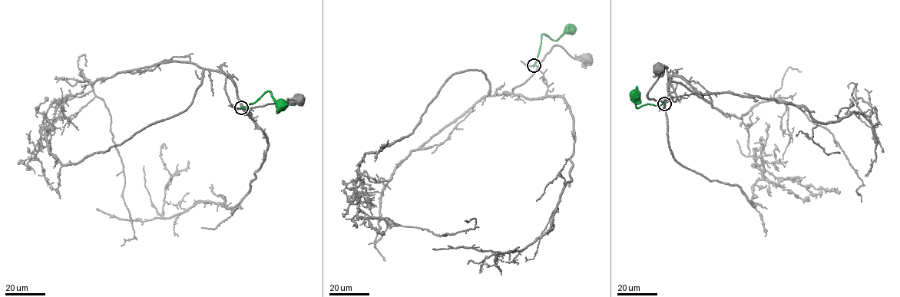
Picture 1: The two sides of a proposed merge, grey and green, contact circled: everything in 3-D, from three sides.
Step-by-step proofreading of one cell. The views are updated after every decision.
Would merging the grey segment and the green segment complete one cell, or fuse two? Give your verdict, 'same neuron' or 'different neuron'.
different neuron

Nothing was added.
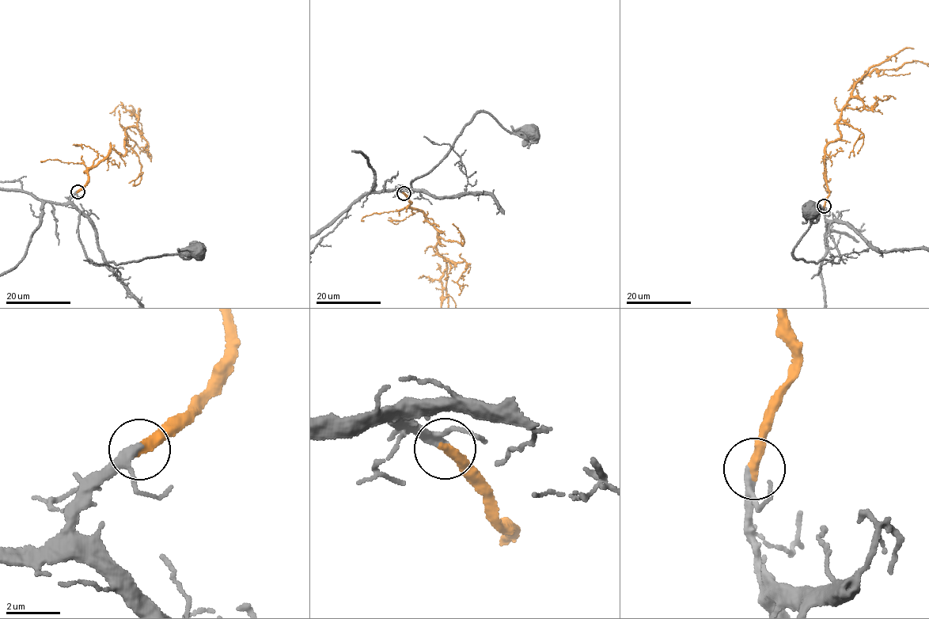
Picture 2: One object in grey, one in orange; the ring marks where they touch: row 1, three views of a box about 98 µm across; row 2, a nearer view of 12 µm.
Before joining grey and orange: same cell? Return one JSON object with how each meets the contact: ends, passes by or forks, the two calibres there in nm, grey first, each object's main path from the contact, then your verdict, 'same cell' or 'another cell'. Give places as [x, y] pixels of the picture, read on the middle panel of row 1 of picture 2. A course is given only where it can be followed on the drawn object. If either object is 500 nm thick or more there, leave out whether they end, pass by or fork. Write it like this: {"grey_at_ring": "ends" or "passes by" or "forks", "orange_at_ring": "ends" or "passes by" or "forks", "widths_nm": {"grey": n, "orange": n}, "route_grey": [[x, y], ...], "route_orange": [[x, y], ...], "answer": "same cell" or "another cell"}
{"grey_at_ring": "passes by", "orange_at_ring": "ends", "widths_nm": {"grey": 240, "orange": 360}, "route_grey": [[403, 193], [399, 189], [411, 187], [413, 180], [435, 166], [478, 112], [491, 113], [512, 133], [532, 130]], "route_orange": [[403, 193], [408, 207], [420, 210], [441, 231], [436, 247], [447, 260], [441, 279]], "answer": "same cell"}

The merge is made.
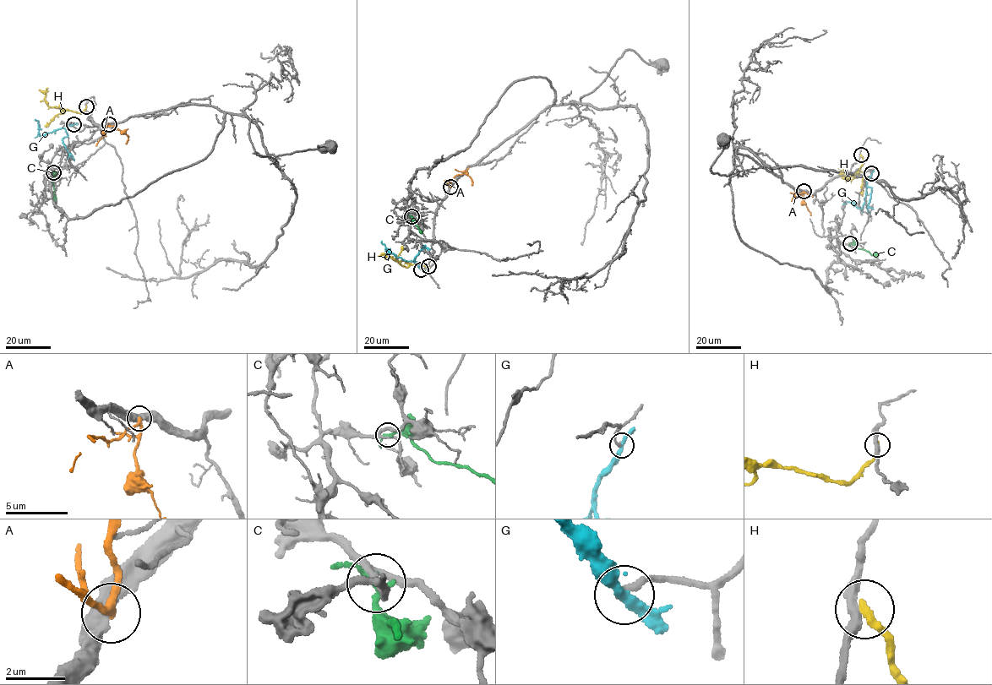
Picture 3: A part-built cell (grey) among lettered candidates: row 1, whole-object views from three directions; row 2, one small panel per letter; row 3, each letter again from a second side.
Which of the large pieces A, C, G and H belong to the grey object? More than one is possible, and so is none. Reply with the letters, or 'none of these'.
none of these

